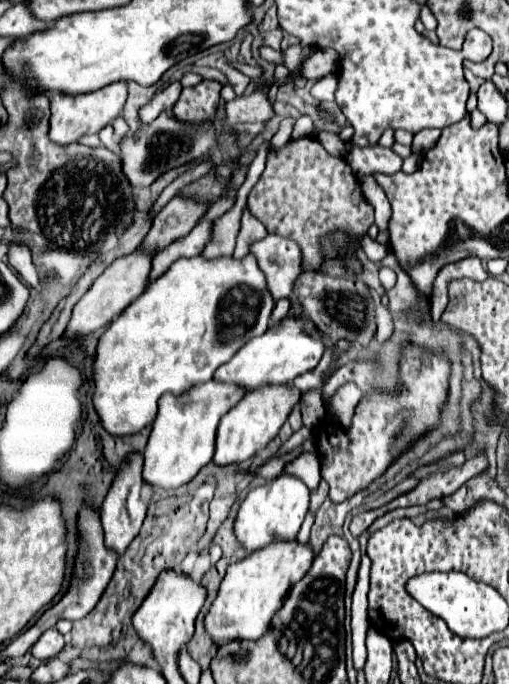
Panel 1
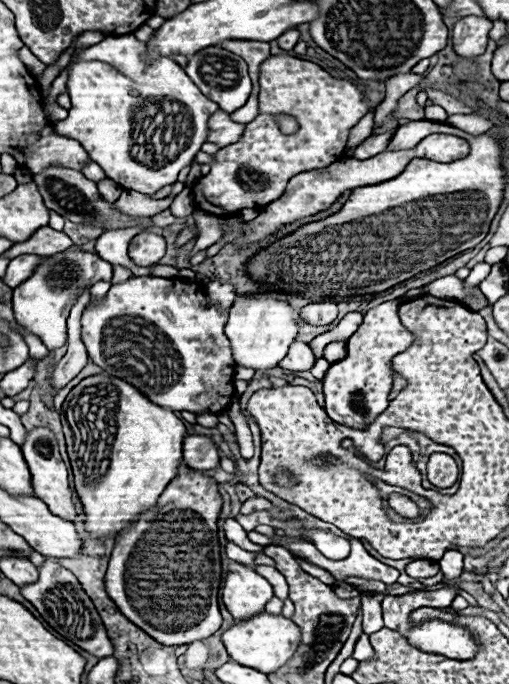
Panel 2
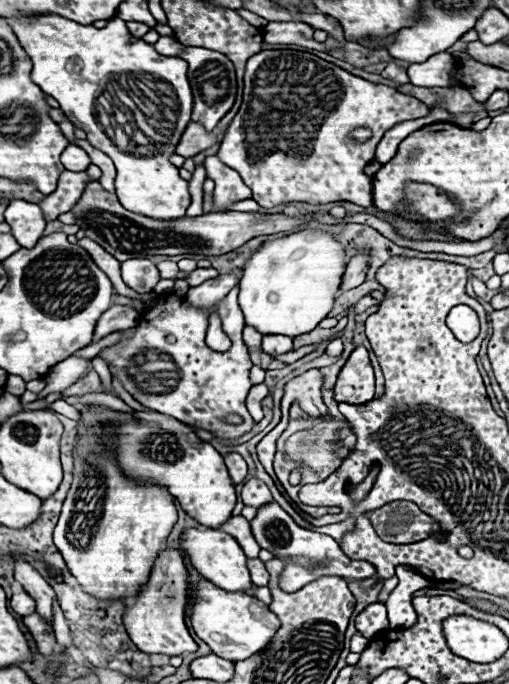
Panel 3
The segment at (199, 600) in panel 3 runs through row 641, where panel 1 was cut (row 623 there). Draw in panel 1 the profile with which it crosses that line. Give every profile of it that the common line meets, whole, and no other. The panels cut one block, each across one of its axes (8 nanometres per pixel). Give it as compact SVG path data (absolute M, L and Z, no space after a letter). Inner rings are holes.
M292 540L252 552L244 560L228 566L218 596L204 616L204 628L212 644L224 646L234 640L260 640L268 632L274 614L284 606L290 588L308 572L312 558L308 544L296 544Z

